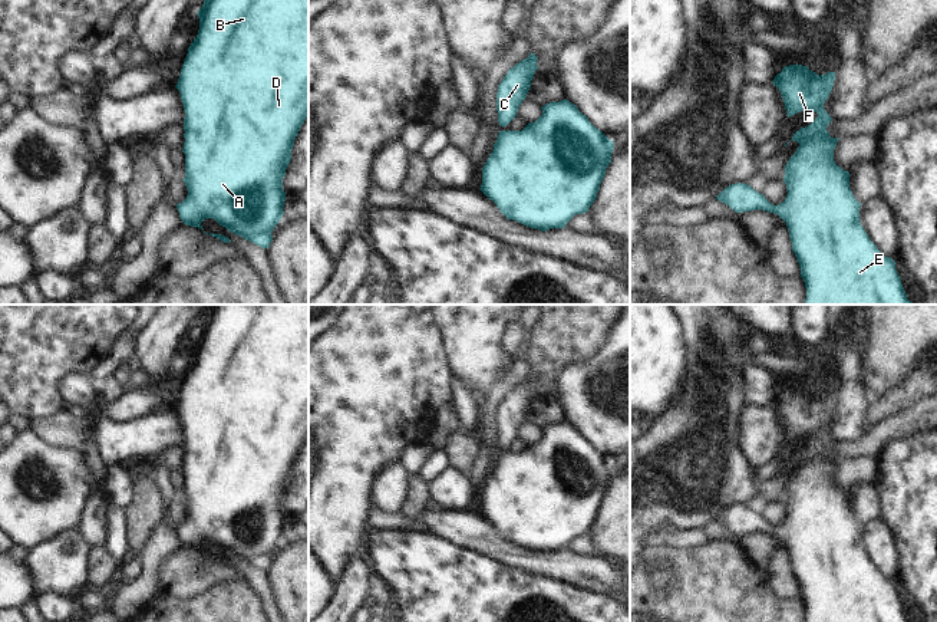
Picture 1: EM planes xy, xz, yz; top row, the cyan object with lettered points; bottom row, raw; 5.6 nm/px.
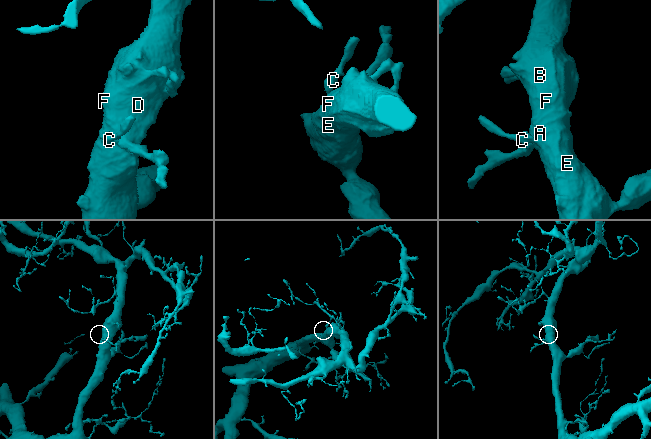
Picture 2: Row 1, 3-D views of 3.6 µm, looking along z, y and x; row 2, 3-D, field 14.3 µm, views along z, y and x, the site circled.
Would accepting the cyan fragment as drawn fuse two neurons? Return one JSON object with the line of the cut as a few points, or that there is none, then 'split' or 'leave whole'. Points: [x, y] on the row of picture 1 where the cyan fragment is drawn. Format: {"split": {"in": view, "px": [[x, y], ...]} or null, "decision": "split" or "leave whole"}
{"split": null, "decision": "leave whole"}

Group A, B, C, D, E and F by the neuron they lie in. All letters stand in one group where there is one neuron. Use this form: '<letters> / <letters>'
A B C D E F

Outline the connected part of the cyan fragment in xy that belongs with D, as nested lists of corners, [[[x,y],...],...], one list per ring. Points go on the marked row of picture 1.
[[[204,0],[198,10],[199,30],[188,47],[176,89],[181,93],[185,118],[184,118],[184,149],[185,154],[185,178],[187,198],[176,204],[179,217],[184,224],[198,227],[204,231],[201,223],[205,218],[214,218],[228,231],[243,238],[268,249],[273,241],[273,230],[281,220],[284,211],[286,192],[283,178],[291,161],[291,149],[301,125],[309,116],[309,0]]]

